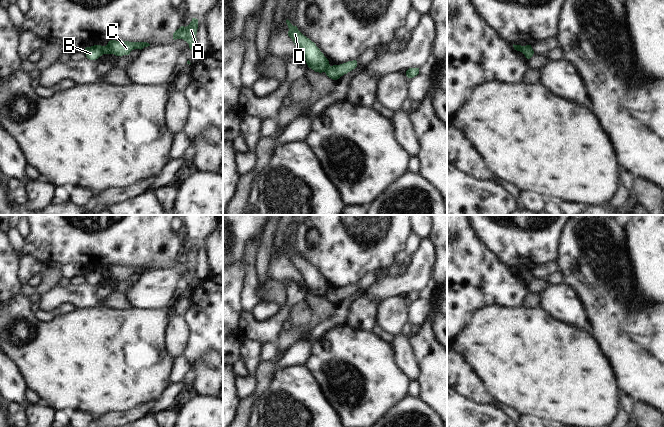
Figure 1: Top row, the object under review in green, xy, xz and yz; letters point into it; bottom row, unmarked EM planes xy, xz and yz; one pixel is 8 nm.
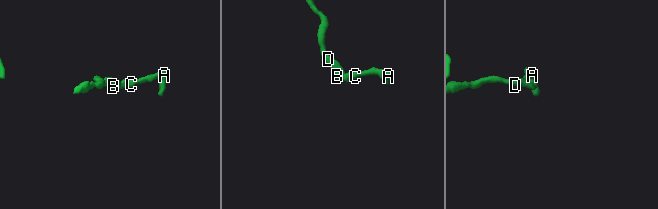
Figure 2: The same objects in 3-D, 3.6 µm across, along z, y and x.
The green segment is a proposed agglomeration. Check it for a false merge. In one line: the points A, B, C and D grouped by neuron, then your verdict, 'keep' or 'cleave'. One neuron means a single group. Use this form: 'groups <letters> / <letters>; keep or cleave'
groups A C / B D; cleave

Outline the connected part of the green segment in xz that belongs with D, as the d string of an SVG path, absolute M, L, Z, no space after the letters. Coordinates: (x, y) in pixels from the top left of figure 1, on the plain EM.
M288 243L286 247L289 252L288 260L301 273L308 291L315 296L325 296L327 291L330 290L328 283L314 266L298 254L297 250L293 250Z

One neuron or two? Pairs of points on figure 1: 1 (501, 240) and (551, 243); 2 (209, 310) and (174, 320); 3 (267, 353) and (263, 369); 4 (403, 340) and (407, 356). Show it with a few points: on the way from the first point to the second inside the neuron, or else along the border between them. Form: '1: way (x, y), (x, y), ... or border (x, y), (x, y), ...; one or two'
1: way (513, 240), (536, 240), (539, 243); one
2: border (182, 315), (189, 328), (188, 340); two
3: border (274, 357), (260, 361); two
4: way (403, 344), (403, 352); one

